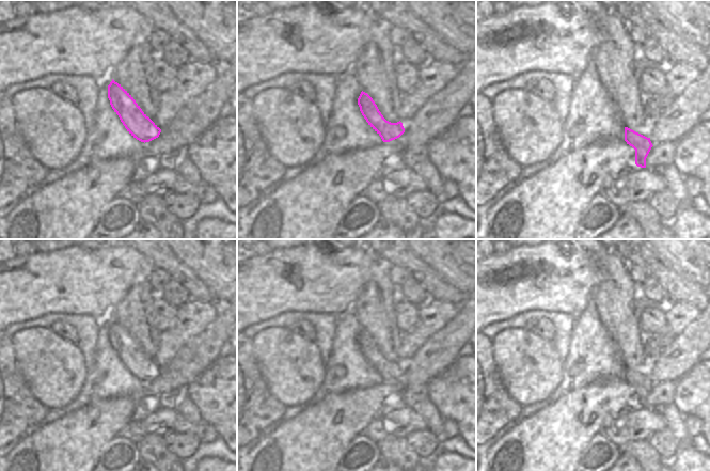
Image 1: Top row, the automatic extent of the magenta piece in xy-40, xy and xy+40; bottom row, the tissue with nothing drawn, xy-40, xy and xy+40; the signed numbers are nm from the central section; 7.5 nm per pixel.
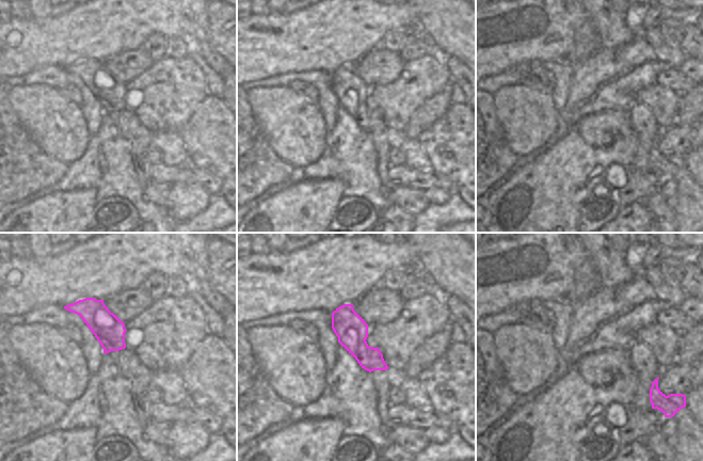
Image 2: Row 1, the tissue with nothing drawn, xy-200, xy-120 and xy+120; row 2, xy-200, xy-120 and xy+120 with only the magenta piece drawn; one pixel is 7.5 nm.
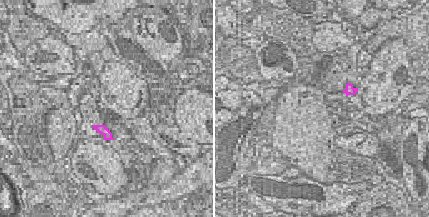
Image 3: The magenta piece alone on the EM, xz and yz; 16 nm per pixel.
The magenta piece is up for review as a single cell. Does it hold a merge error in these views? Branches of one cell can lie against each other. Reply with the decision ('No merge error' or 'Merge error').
No merge error.

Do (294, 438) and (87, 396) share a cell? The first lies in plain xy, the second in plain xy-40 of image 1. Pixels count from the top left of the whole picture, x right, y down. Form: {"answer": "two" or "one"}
{"answer": "two"}

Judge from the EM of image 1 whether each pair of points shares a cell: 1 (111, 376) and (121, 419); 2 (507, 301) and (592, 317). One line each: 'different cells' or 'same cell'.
1: different cells
2: different cells

